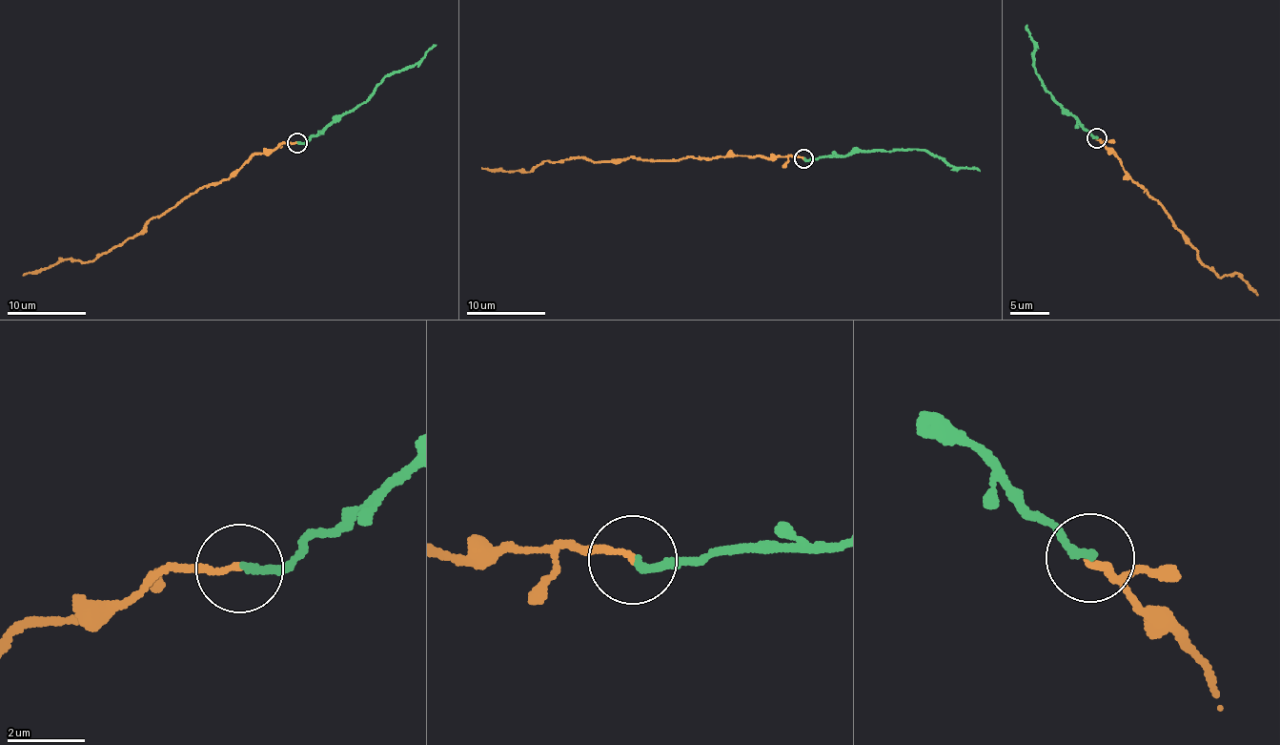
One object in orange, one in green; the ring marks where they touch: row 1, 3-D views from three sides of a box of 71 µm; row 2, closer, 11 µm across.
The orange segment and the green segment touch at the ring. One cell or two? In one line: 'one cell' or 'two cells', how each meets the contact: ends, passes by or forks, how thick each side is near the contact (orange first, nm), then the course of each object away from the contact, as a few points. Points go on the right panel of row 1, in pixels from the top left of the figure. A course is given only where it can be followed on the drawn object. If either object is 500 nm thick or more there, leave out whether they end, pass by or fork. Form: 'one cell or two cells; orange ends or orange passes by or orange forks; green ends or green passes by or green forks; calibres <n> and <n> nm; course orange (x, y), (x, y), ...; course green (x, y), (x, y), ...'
two cells; orange ends; green ends; calibres 140 and 200 nm; course orange (1096, 137), (1133, 181), (1161, 202), (1205, 265), (1221, 278), (1243, 276), (1257, 296); course green (1096, 137), (1083, 129), (1045, 89), (1033, 69), (1033, 43), (1026, 24)

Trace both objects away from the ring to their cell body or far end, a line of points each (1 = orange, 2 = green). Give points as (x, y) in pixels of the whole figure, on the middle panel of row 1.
1: (804, 159), (756, 155), (595, 162), (589, 158), (572, 158), (541, 161), (521, 173), (481, 168)
2: (804, 159), (922, 149), (958, 167), (980, 171)

